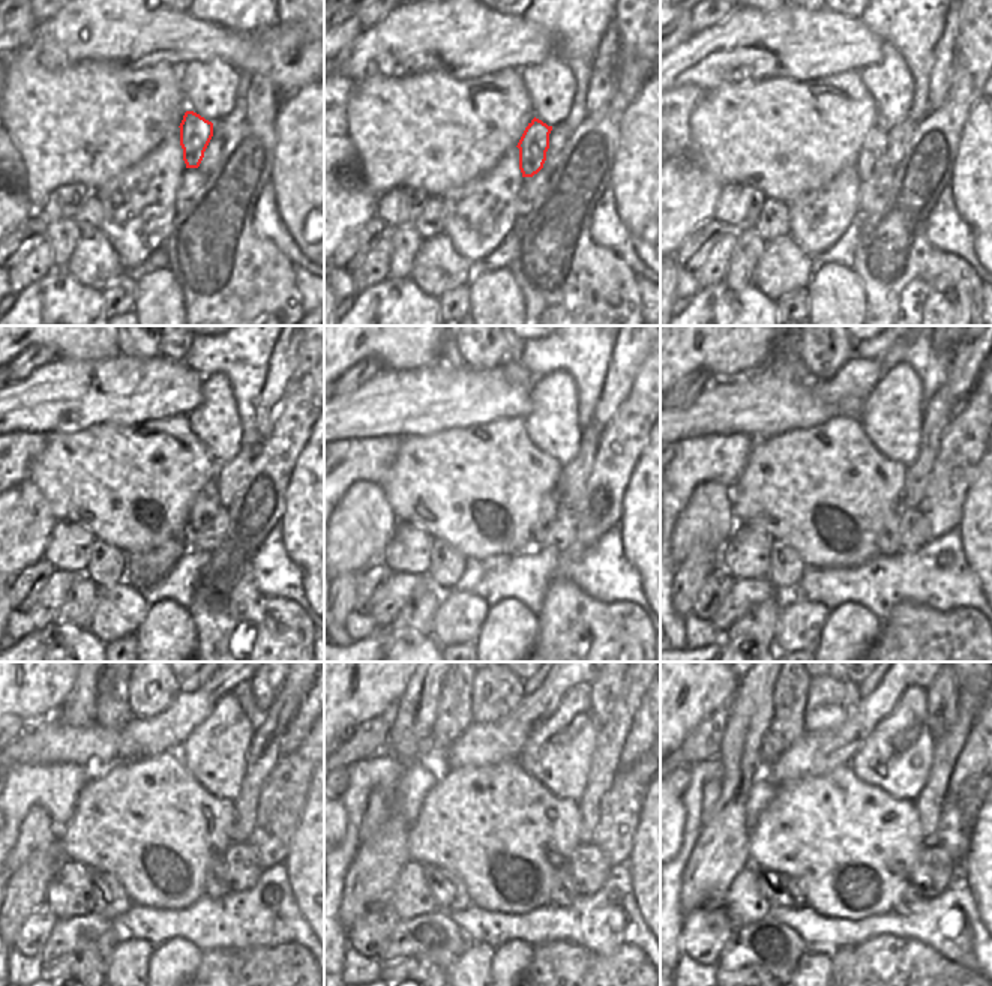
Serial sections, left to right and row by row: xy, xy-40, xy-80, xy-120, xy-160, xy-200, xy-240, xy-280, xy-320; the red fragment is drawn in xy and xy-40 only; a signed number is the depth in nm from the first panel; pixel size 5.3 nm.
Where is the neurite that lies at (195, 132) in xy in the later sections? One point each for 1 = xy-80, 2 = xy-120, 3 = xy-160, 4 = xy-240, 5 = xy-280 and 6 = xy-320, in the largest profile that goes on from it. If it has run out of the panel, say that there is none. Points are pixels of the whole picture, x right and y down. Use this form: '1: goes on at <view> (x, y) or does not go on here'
1: goes on at xy-80 (871, 159)
2: goes on at xy-120 (206, 502)
3: goes on at xy-160 (548, 509)
4: goes on at xy-240 (216, 884)
5: goes on at xy-280 (565, 892)
6: goes on at xy-320 (907, 902)

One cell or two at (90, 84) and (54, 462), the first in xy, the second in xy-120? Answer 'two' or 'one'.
one

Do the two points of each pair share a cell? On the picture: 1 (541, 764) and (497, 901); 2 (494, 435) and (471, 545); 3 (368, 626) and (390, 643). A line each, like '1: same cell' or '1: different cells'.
1: different cells
2: same cell
3: different cells

